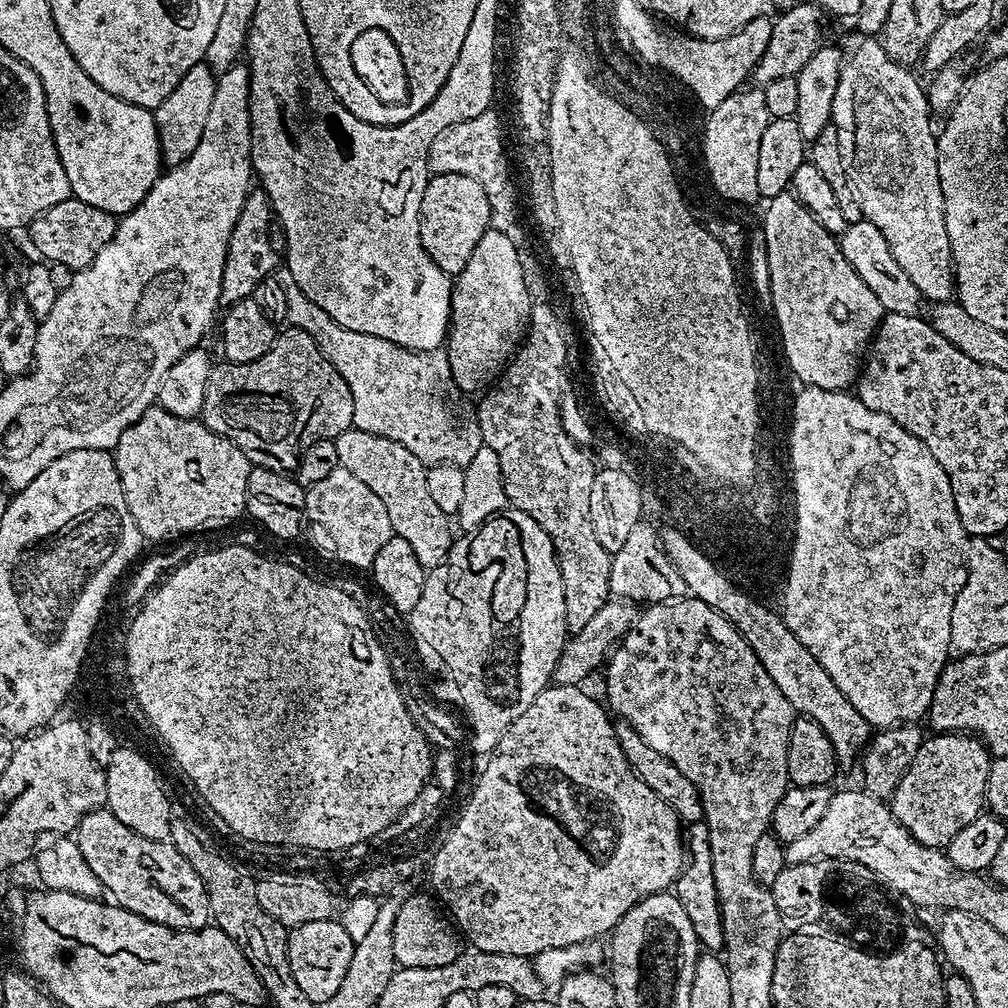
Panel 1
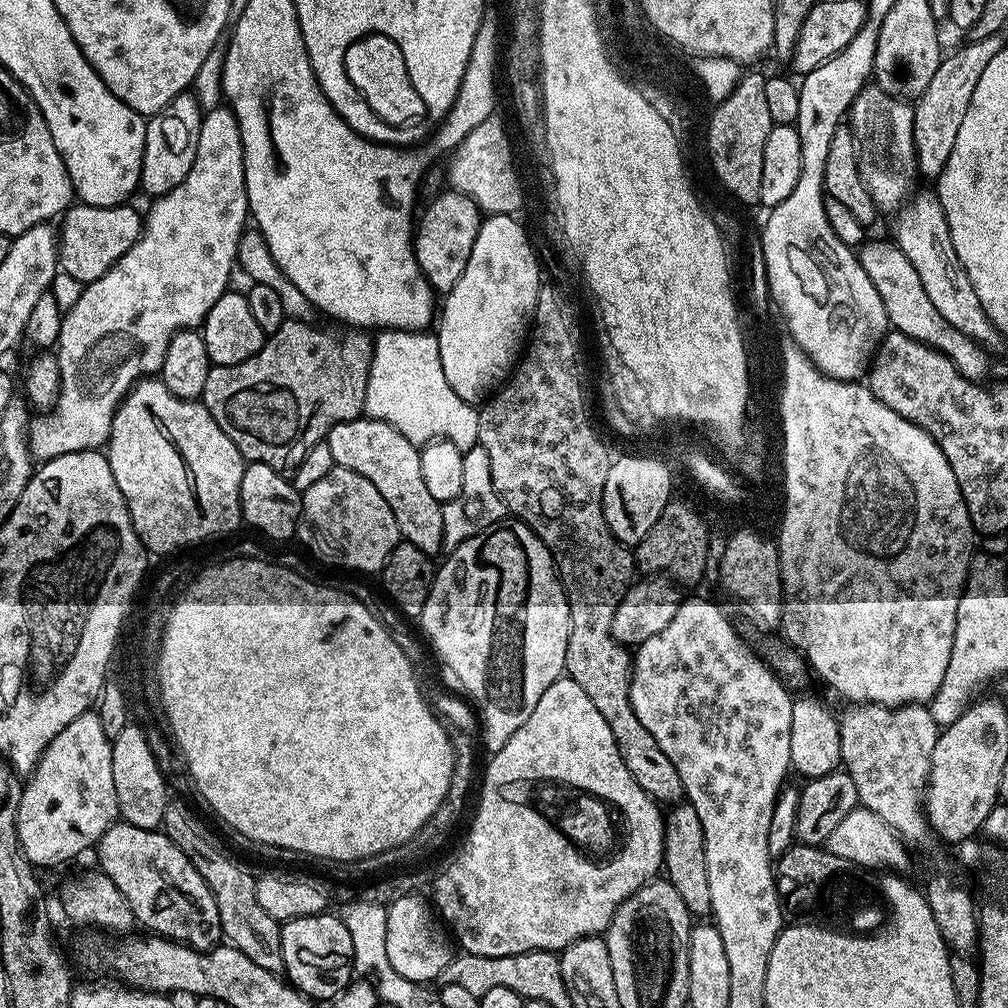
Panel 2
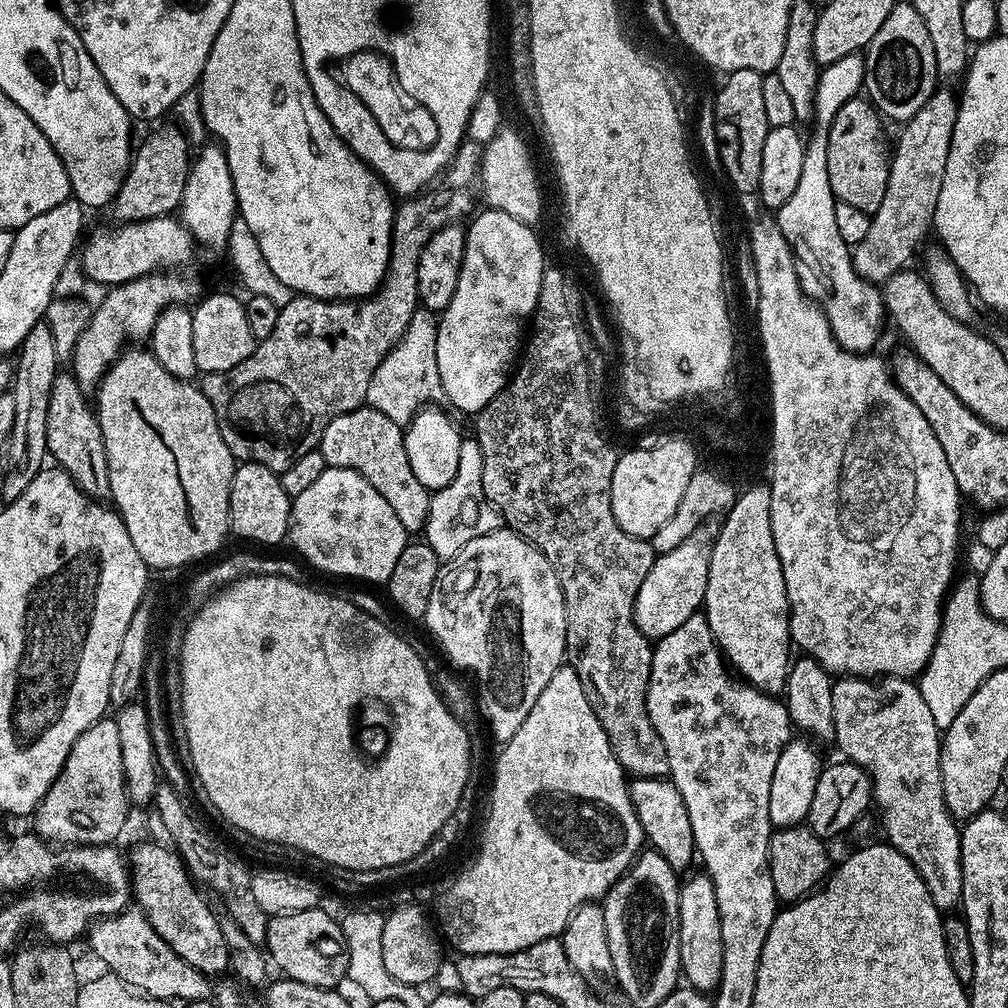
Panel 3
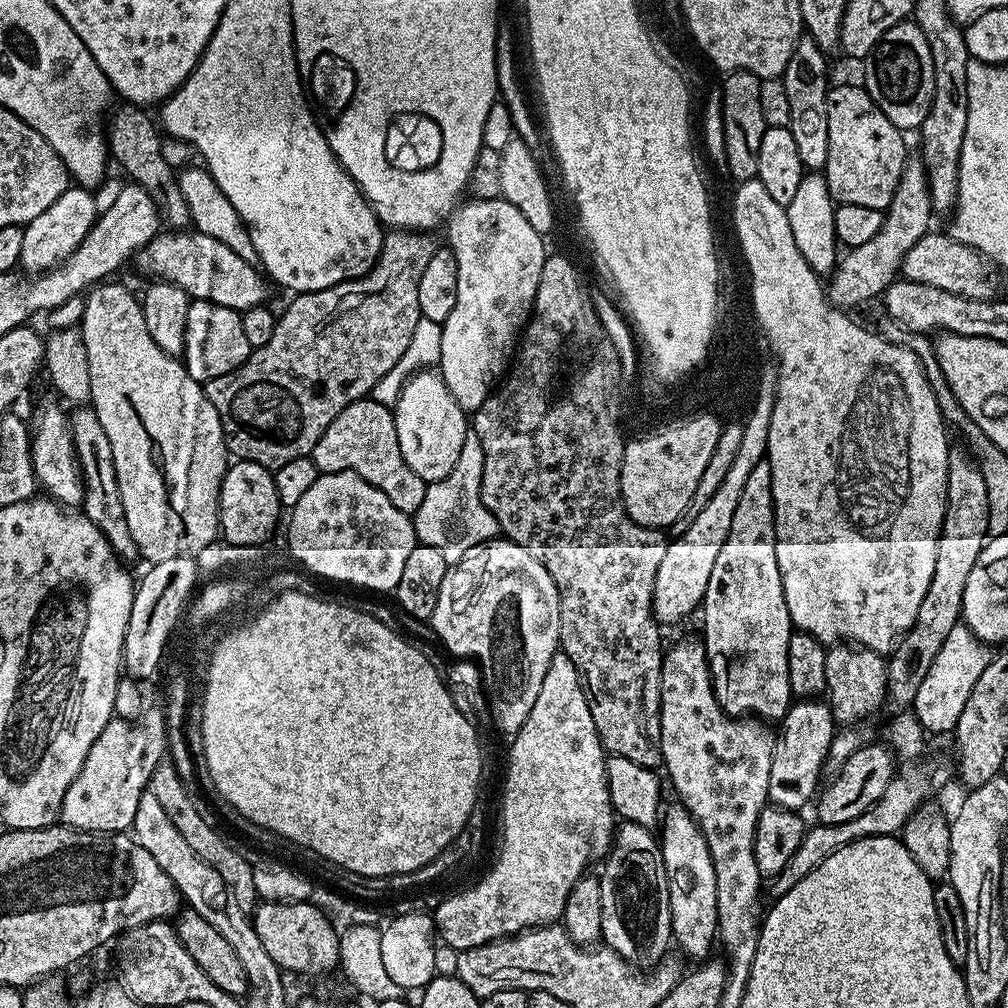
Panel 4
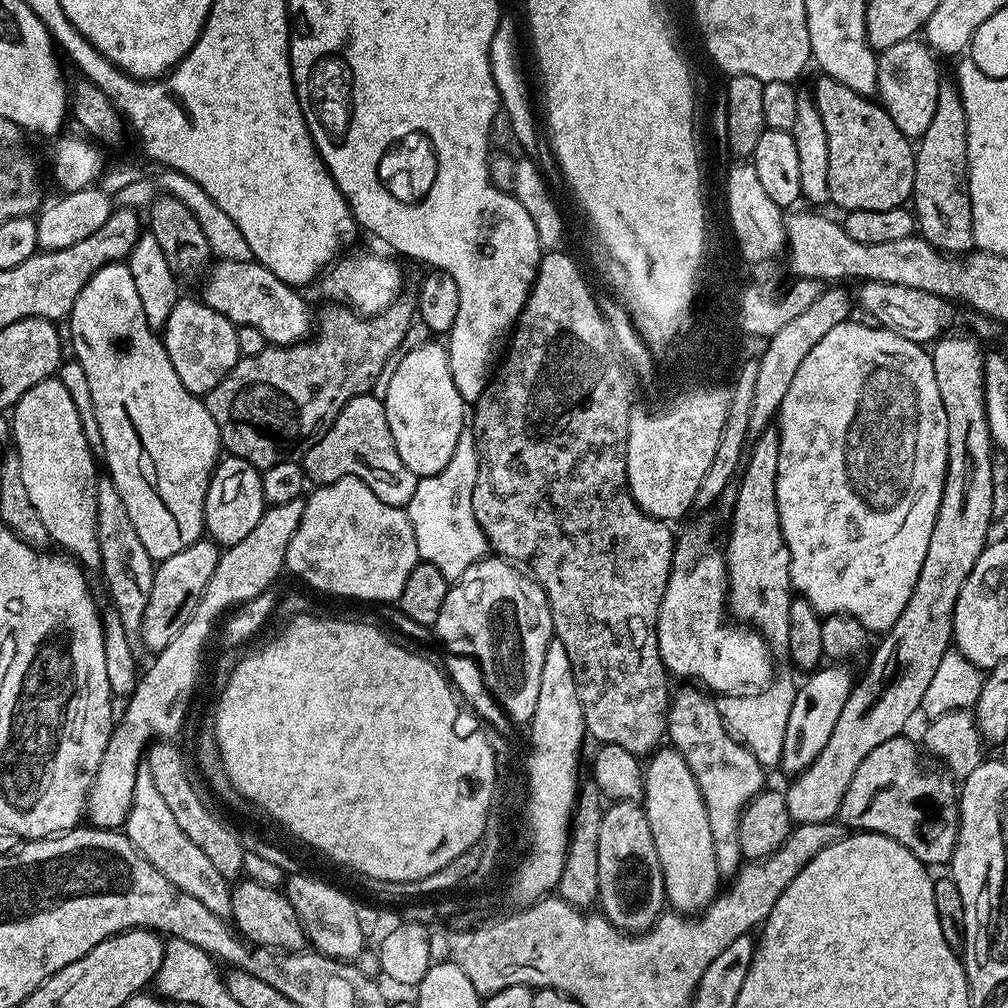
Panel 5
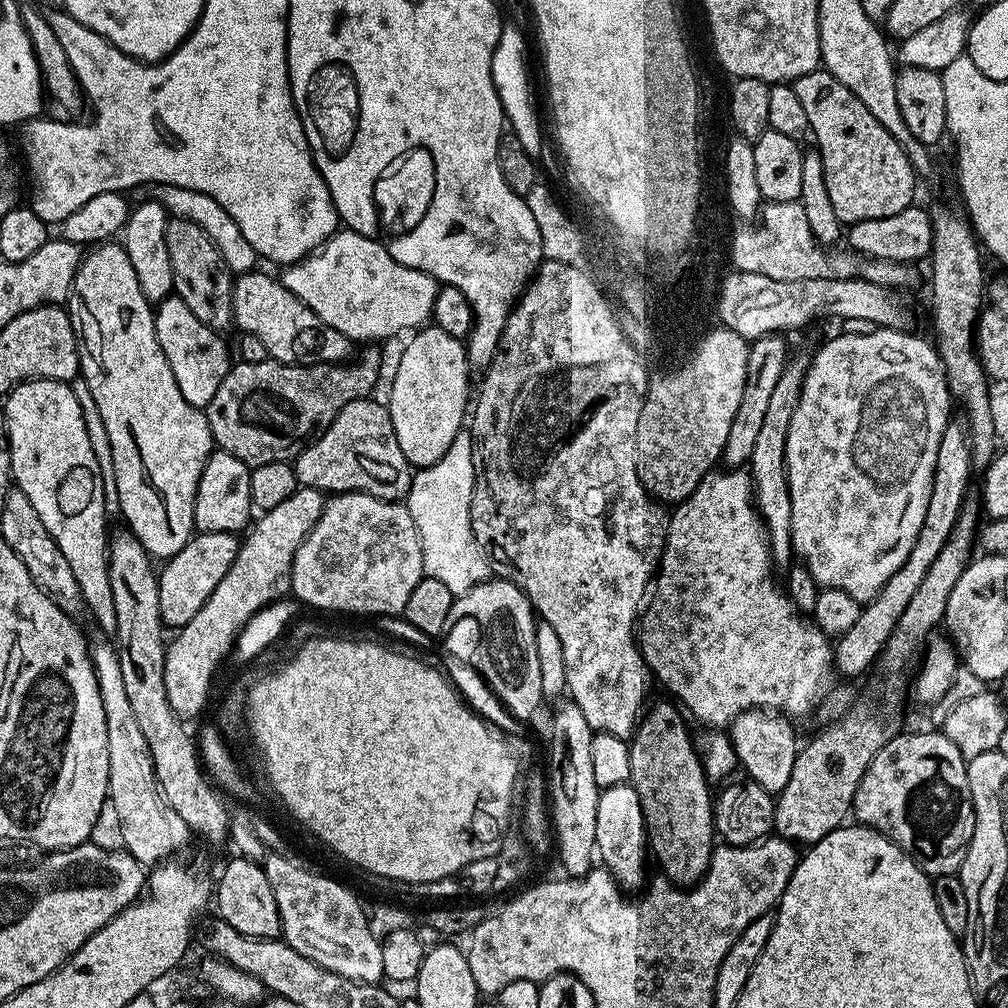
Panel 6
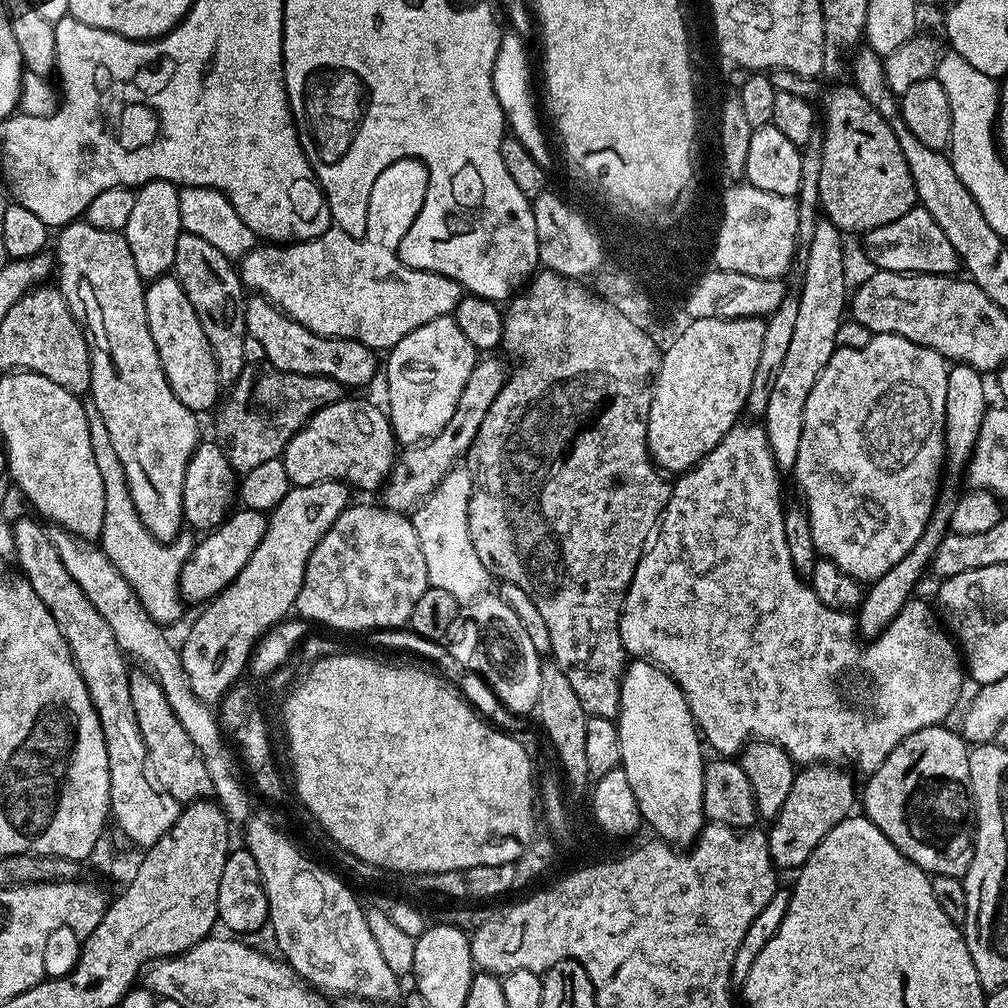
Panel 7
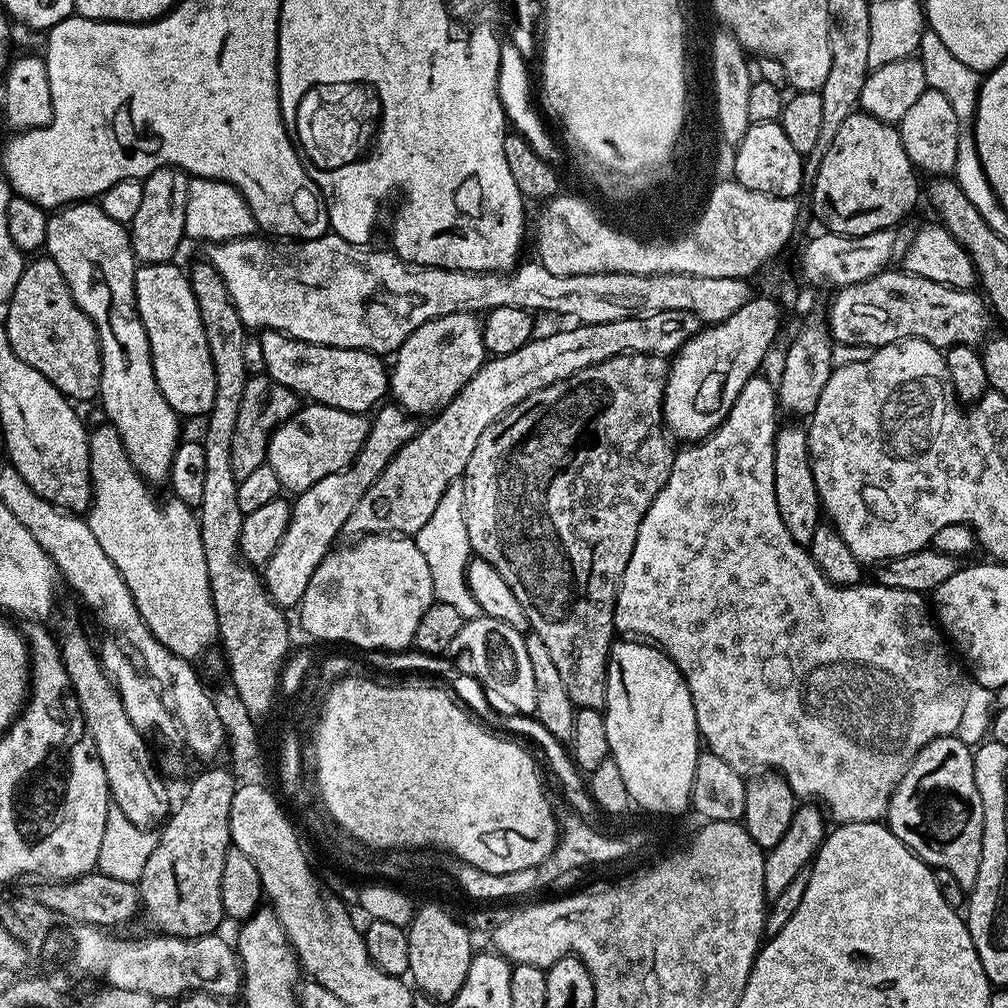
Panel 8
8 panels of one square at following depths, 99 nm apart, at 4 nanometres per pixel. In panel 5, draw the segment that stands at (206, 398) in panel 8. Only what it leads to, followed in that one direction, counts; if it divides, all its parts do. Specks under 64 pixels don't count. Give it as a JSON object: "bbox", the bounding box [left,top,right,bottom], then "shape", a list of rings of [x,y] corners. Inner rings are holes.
{"bbox":[162,299,240,397],"shape":[[[177,299],[176,305],[170,310],[170,318],[166,318],[162,329],[164,349],[174,366],[174,374],[182,380],[182,386],[195,396],[203,397],[231,370],[240,359],[238,350],[237,325],[230,322],[218,310],[205,304],[203,299]]]}

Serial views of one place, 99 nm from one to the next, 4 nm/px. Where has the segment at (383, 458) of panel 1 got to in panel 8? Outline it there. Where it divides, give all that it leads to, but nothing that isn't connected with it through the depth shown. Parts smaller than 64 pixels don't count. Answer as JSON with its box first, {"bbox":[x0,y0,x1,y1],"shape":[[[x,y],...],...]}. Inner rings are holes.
{"bbox":[268,402,370,494],"shape":[[[315,402],[305,403],[286,422],[282,422],[272,431],[268,439],[268,463],[278,474],[278,482],[285,493],[299,494],[305,492],[314,482],[322,482],[326,474],[334,474],[344,469],[356,459],[368,437],[370,420],[367,415],[350,410],[338,410],[334,406],[326,406]]]}

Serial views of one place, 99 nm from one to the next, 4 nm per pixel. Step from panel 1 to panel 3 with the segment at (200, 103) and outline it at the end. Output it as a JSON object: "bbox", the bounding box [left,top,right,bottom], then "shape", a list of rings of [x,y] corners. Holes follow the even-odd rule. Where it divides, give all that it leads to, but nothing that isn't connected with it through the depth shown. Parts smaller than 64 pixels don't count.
{"bbox":[110,122,190,222],"shape":[[[172,122],[164,123],[156,126],[161,128],[154,129],[141,144],[139,141],[132,163],[129,164],[128,172],[124,175],[122,186],[110,205],[111,211],[116,211],[120,222],[172,216],[179,209],[184,187],[188,181],[190,145],[183,129]]]}

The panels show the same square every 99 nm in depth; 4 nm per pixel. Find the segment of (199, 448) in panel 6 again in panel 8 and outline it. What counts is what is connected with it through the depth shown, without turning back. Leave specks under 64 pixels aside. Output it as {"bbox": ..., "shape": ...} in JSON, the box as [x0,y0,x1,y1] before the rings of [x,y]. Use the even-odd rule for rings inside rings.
{"bbox":[43,202,181,485],"shape":[[[77,202],[53,211],[46,226],[46,242],[43,251],[62,270],[66,286],[70,286],[72,297],[77,306],[87,314],[96,328],[102,354],[102,378],[98,404],[104,407],[107,423],[113,424],[122,438],[122,446],[138,474],[153,485],[164,484],[172,468],[172,459],[177,444],[181,443],[181,417],[162,398],[158,382],[152,369],[150,342],[136,309],[136,269],[138,261],[132,253],[132,238],[125,225],[114,222],[96,202]]]}

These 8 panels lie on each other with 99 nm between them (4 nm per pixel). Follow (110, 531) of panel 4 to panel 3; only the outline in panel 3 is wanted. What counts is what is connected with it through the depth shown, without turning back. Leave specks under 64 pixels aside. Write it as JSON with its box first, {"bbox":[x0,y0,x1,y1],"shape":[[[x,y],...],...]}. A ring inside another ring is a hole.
{"bbox":[46,374,112,502],"shape":[[[58,374],[50,386],[50,402],[46,406],[46,442],[51,457],[90,499],[104,502],[112,495],[110,472],[106,462],[106,446],[100,429],[100,418],[84,401],[85,391],[71,374]]]}

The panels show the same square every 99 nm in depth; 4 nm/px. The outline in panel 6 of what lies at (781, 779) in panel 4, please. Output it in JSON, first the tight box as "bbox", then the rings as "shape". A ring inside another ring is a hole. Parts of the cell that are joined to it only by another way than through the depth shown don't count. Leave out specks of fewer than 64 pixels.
{"bbox":[834,418,974,676],"shape":[[[963,418],[949,419],[942,430],[942,442],[938,442],[938,458],[934,458],[934,478],[930,490],[930,506],[926,506],[926,518],[922,518],[922,530],[918,530],[918,538],[914,546],[910,546],[910,554],[906,554],[906,562],[882,586],[882,590],[873,600],[867,601],[858,614],[858,622],[850,626],[834,644],[834,668],[844,676],[860,676],[871,669],[874,662],[879,661],[884,651],[884,643],[894,634],[894,626],[898,626],[898,618],[902,618],[902,610],[906,610],[910,598],[918,594],[918,586],[922,586],[922,578],[926,578],[926,570],[938,558],[942,546],[946,544],[960,510],[966,502],[964,494],[968,490],[968,478],[974,474],[972,467],[972,443],[968,421]]]}

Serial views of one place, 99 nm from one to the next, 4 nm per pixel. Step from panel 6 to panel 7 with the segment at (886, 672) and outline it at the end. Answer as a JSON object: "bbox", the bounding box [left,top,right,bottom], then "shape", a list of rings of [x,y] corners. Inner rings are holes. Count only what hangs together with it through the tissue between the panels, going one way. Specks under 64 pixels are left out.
{"bbox":[768,764,858,870],"shape":[[[809,764],[801,767],[794,778],[794,786],[790,786],[790,794],[786,797],[786,803],[777,814],[775,820],[771,821],[768,832],[768,849],[770,858],[777,869],[792,868],[799,870],[804,863],[814,854],[814,850],[834,826],[838,826],[848,816],[853,815],[855,806],[858,804],[858,788],[852,785],[851,771],[835,764]]]}

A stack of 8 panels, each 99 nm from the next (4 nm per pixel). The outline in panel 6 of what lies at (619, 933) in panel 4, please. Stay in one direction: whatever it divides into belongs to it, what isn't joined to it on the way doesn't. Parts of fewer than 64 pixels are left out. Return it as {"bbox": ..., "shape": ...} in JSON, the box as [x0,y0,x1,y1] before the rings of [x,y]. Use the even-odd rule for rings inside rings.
{"bbox":[596,782,650,894],"shape":[[[631,782],[619,784],[601,791],[598,798],[596,850],[599,863],[608,869],[608,873],[612,875],[614,882],[621,890],[628,894],[636,894],[645,887],[646,881],[649,879],[650,845],[648,843],[648,827],[644,825],[642,802],[638,798],[635,784]]]}

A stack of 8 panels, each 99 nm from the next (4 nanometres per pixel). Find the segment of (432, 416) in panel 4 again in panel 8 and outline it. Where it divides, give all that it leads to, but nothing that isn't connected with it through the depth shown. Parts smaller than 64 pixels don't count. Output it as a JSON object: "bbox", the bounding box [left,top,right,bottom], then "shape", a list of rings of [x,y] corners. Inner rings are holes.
{"bbox":[390,312,486,418],"shape":[[[455,312],[434,318],[418,326],[418,330],[402,342],[394,359],[396,361],[390,364],[391,399],[417,418],[435,414],[448,405],[458,390],[462,390],[462,386],[470,382],[484,365],[486,353],[481,321],[471,312]]]}

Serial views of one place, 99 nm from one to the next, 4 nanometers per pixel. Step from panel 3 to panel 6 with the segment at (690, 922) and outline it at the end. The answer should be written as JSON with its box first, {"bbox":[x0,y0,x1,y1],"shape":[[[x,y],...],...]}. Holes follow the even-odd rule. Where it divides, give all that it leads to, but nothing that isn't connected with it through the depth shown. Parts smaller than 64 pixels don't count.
{"bbox":[630,703,714,886],"shape":[[[675,703],[656,704],[645,711],[640,725],[636,727],[636,735],[630,741],[631,783],[638,790],[638,798],[642,802],[644,825],[648,827],[648,843],[651,855],[660,863],[665,877],[677,886],[694,886],[708,872],[712,861],[714,847],[714,796],[708,787],[710,781],[704,775],[700,764],[697,745],[692,745],[692,736],[680,717],[681,709]]]}

